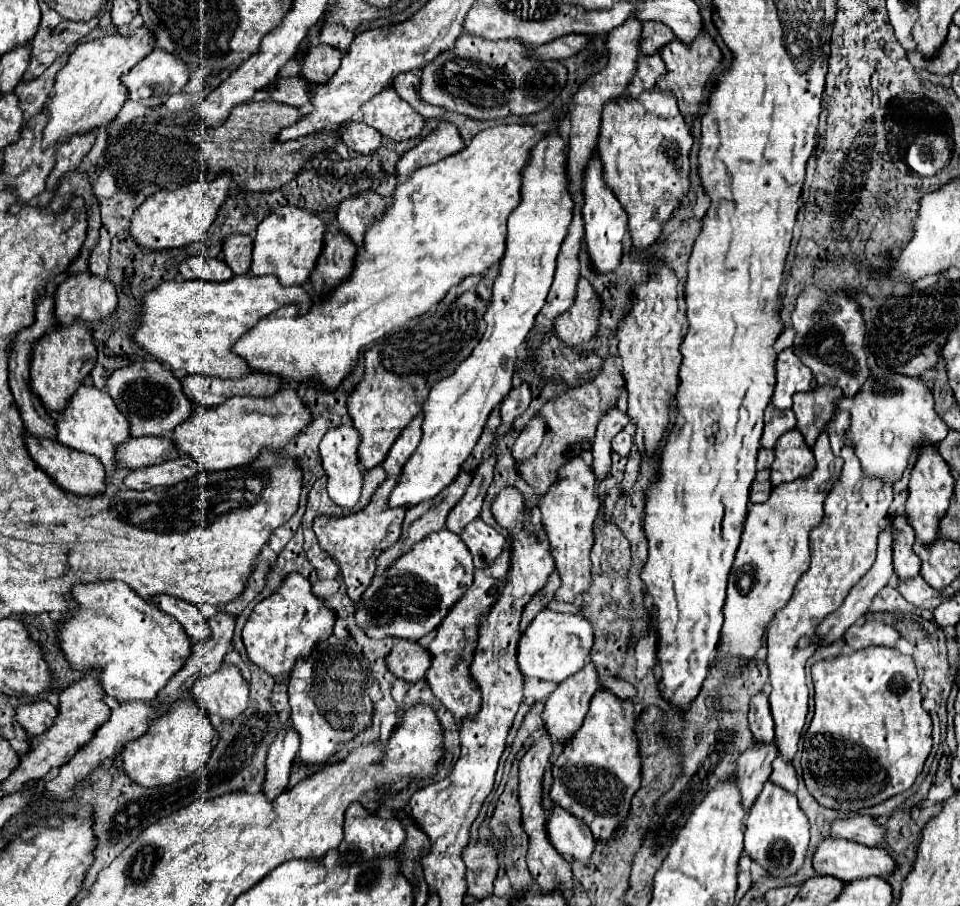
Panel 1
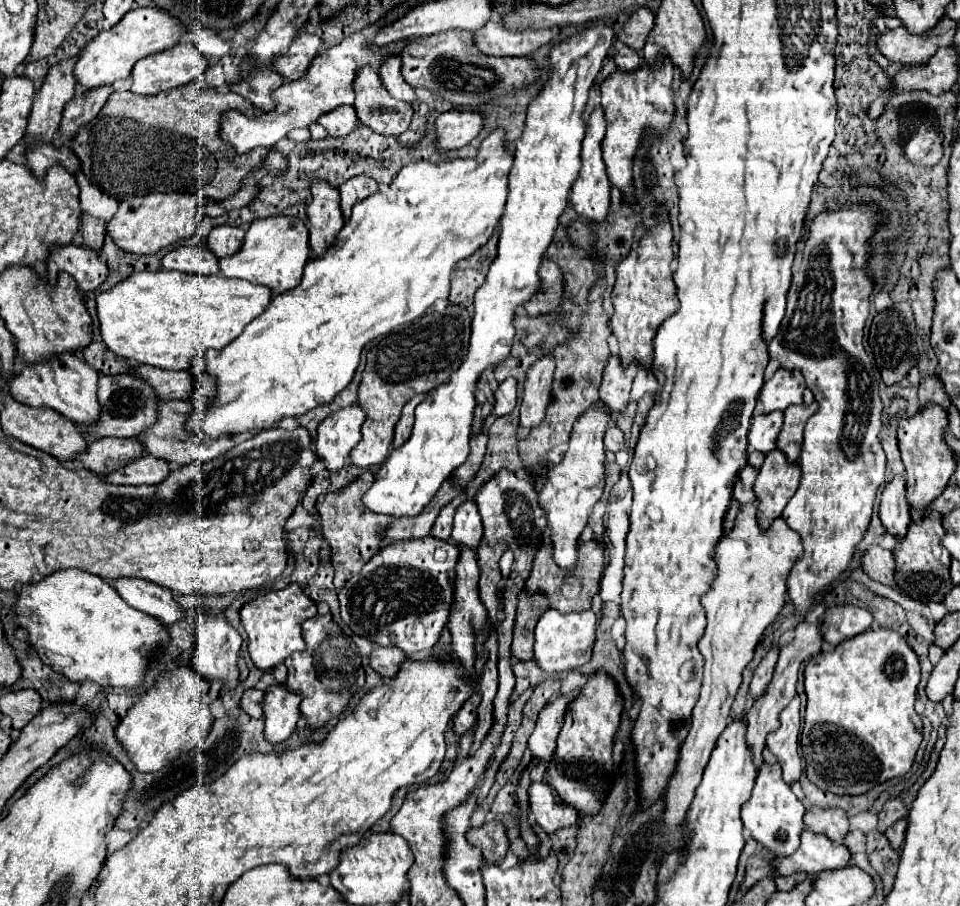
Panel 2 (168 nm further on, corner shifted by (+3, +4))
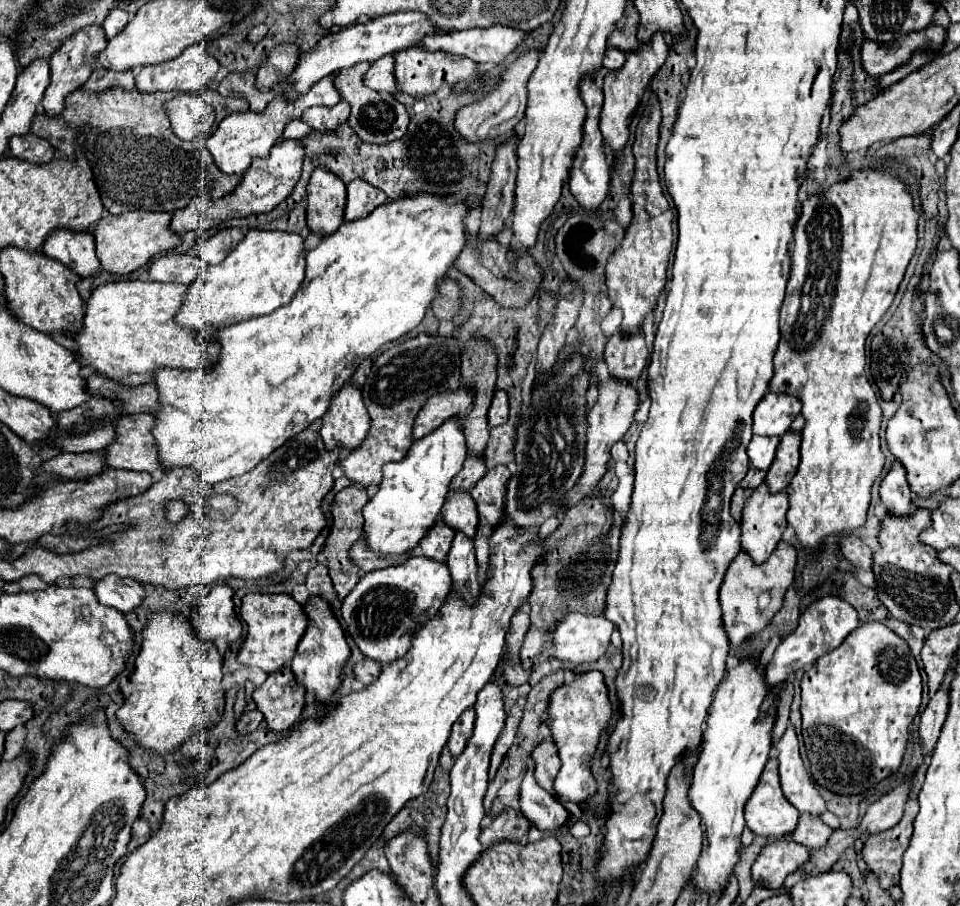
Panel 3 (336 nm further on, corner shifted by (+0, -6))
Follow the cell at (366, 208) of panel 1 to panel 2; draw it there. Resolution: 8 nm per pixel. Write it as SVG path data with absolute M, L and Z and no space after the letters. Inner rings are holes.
M356 175L352 179L348 179L346 183L342 183L342 187L338 187L340 197L342 197L342 213L344 219L350 219L350 209L354 203L374 195L378 191L378 183L374 179L370 179L368 175Z

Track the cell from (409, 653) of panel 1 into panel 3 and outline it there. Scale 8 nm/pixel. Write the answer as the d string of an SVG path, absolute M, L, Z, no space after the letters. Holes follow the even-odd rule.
M363 659L363 661L359 661L359 663L355 665L353 671L355 671L355 677L357 677L359 683L369 685L369 683L373 683L373 681L377 679L377 675L381 673L381 665L379 665L377 661L373 661L373 659Z

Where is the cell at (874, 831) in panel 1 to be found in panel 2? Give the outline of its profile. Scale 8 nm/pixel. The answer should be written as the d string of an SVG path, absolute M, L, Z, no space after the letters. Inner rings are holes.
M806 809L804 825L814 833L826 835L832 843L842 843L848 833L848 817L842 809Z

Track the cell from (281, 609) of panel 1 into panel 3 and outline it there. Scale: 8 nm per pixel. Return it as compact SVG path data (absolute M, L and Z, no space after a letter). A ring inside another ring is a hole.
M247 593L243 597L241 617L247 623L247 637L237 655L237 661L241 665L251 665L263 669L265 673L275 673L293 659L297 651L297 643L307 627L307 619L303 607L291 595Z

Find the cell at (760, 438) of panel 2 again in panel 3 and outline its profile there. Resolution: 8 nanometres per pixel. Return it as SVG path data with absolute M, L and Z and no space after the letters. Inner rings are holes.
M753 437L747 455L753 467L767 471L775 459L775 449L779 445L779 437Z

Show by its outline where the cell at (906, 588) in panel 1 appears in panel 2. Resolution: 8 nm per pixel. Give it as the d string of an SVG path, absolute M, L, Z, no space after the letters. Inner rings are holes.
M870 545L862 553L862 569L870 579L880 581L880 583L890 585L890 587L896 587L894 557L888 549L882 549L880 545Z

